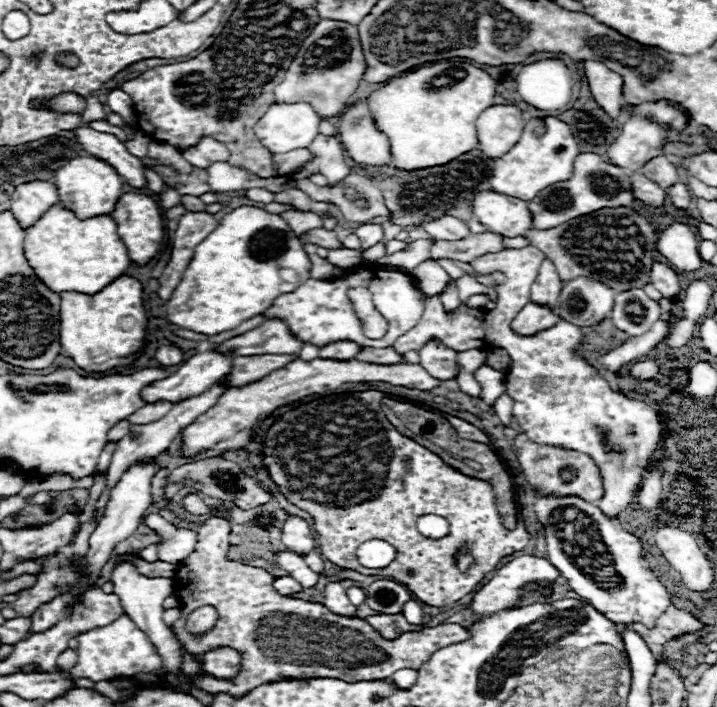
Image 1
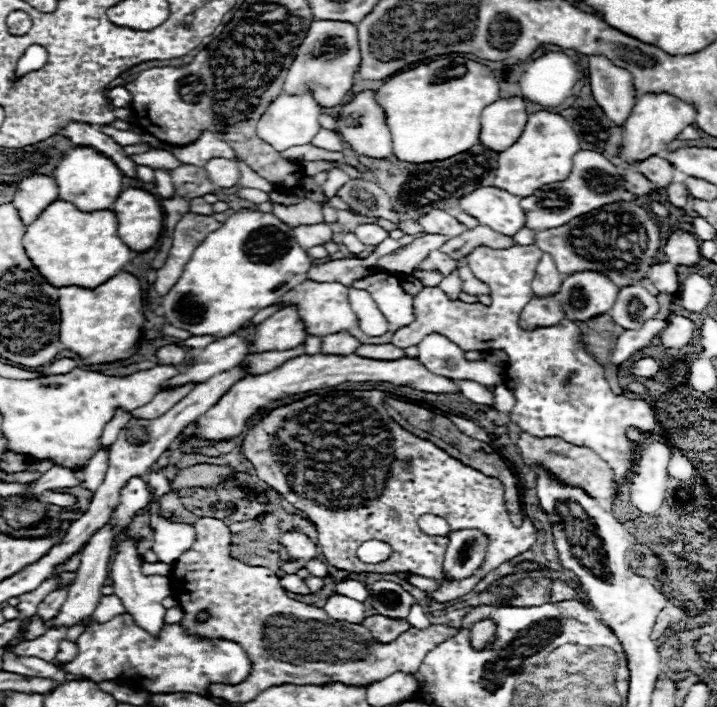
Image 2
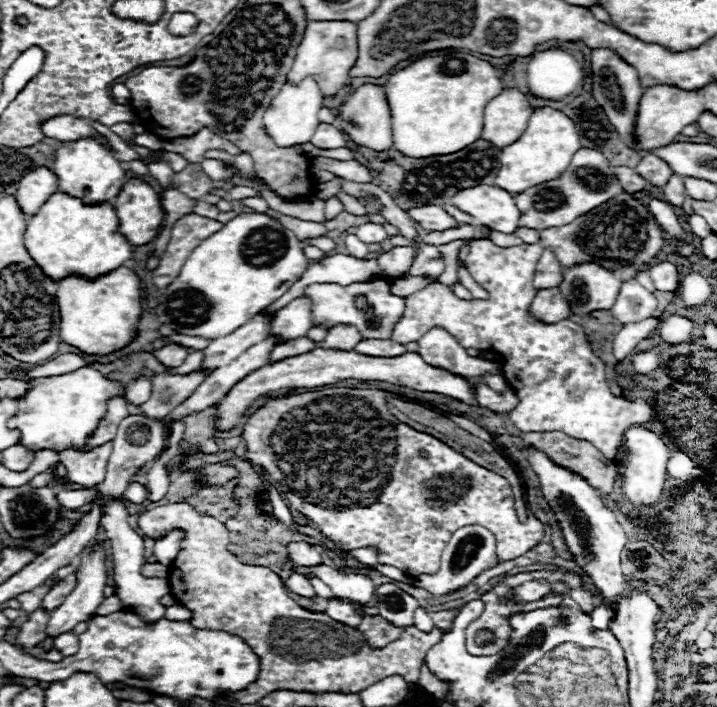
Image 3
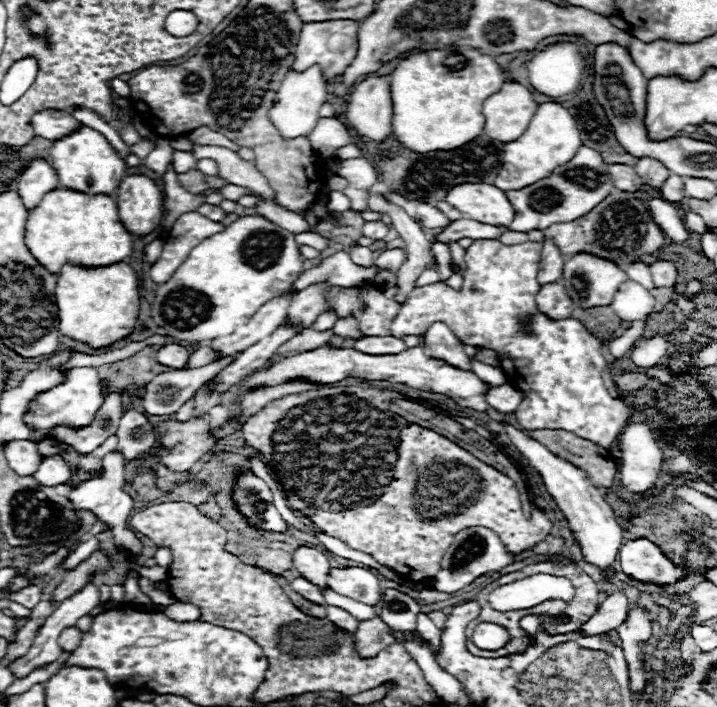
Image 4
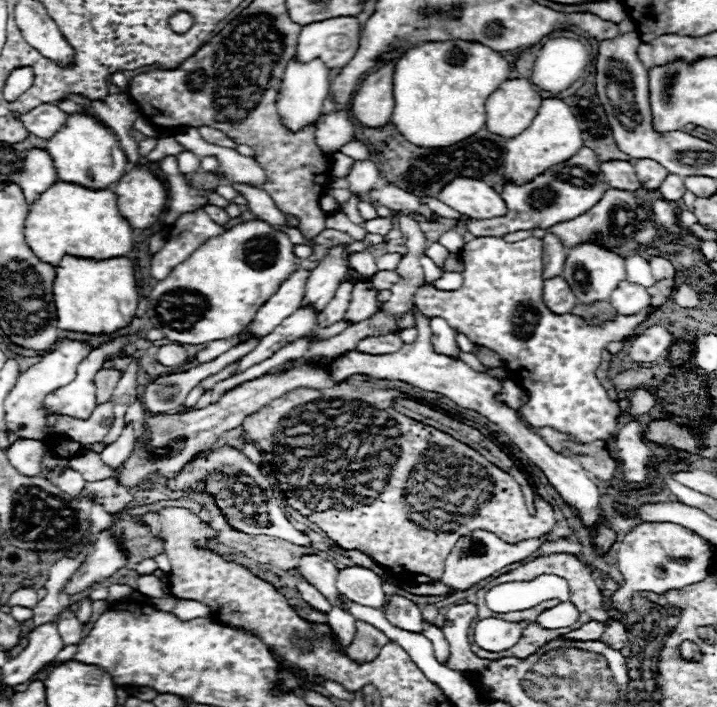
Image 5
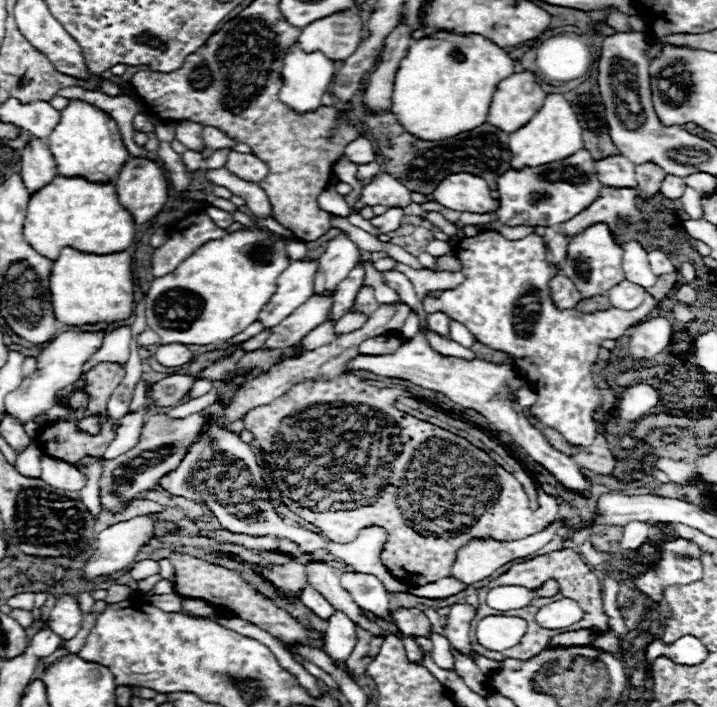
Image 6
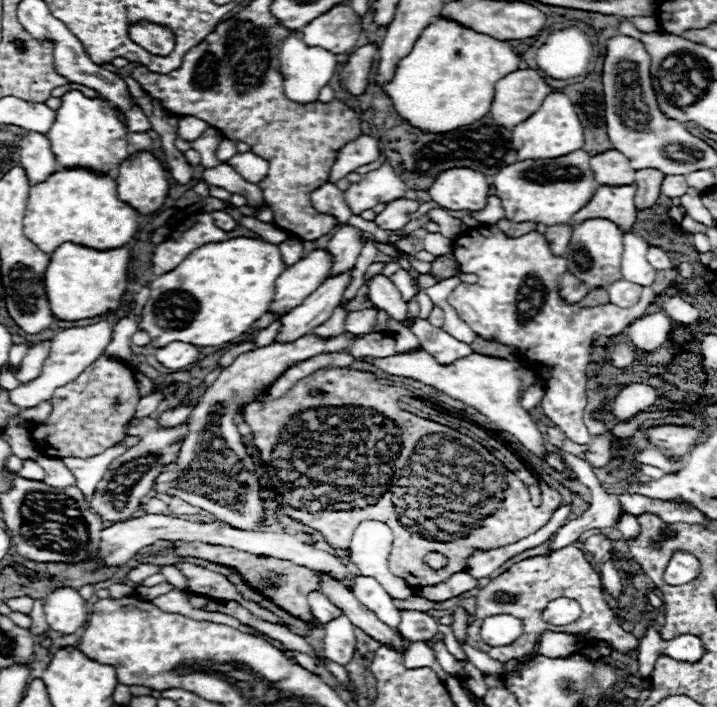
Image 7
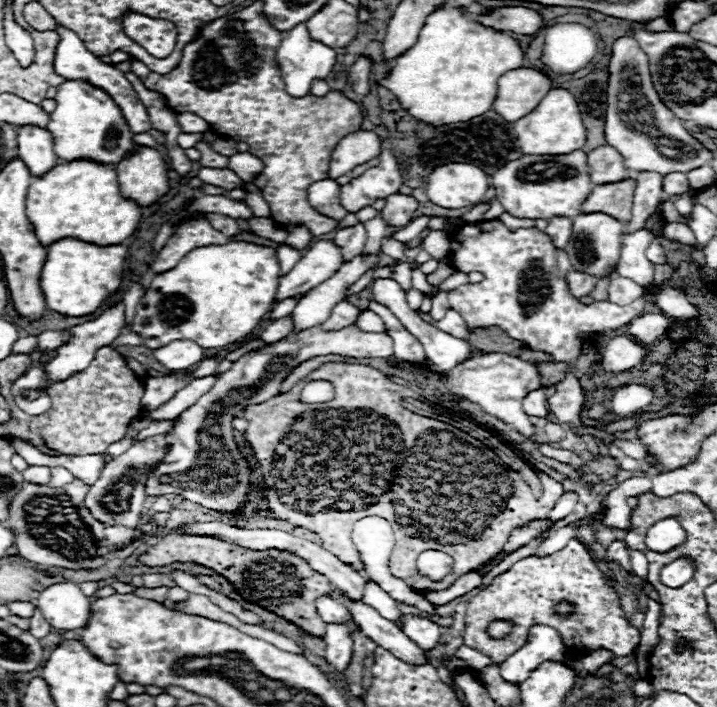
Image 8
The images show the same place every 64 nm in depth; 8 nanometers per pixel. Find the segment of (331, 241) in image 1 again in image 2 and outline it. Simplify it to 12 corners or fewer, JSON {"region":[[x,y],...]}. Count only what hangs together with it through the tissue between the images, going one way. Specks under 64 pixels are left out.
{"region":[[328,224],[294,228],[304,250],[332,242]]}

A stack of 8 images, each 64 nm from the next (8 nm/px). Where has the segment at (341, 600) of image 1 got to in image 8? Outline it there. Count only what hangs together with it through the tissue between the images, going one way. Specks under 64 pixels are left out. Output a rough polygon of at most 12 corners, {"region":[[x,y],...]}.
{"region":[[326,624],[326,660],[344,672],[354,646],[348,624]]}

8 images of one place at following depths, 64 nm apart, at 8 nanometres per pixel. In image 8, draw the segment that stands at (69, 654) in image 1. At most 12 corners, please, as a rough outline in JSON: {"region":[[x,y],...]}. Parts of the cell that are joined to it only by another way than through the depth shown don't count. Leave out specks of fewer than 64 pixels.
{"region":[[72,582],[48,586],[36,604],[56,630],[84,628],[90,598]]}

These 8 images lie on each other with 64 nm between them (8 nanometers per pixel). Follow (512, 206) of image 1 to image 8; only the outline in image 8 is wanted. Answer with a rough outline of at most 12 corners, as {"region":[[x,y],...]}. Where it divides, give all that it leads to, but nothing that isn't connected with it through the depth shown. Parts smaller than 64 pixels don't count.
{"region":[[446,164],[428,178],[442,208],[482,202],[488,176],[472,164]]}

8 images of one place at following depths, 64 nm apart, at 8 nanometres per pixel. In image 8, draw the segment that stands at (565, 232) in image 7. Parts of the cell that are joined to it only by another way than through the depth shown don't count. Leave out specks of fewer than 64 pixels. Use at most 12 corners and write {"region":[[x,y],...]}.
{"region":[[552,218],[544,232],[564,250],[572,234],[570,218]]}

